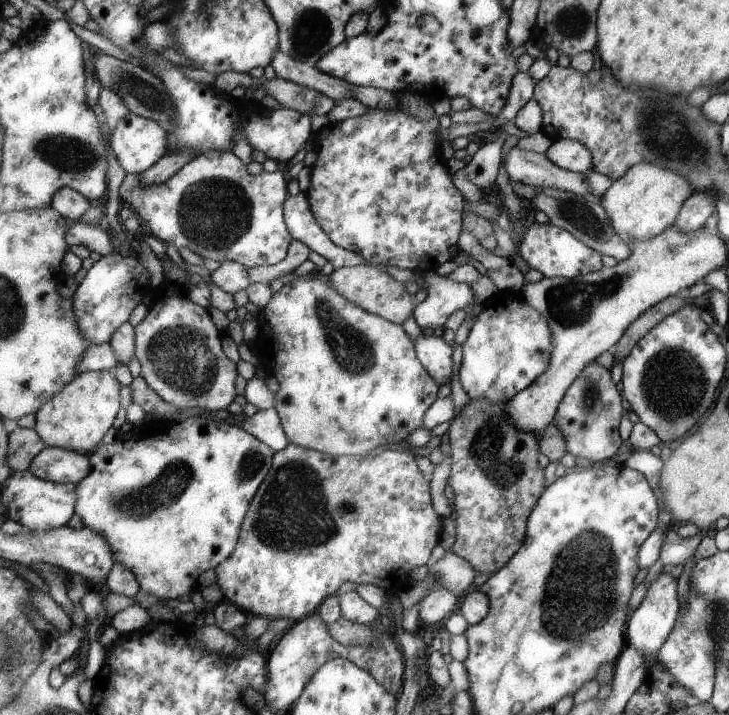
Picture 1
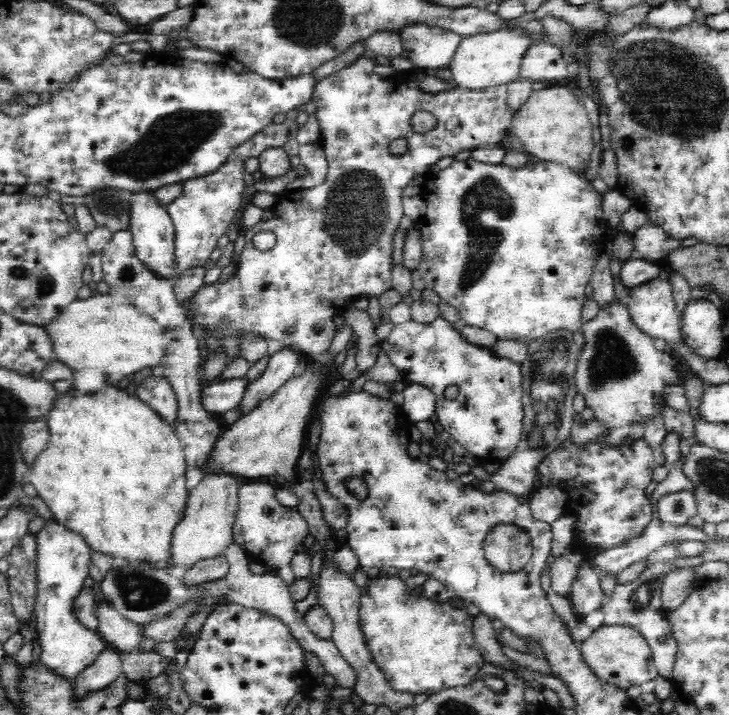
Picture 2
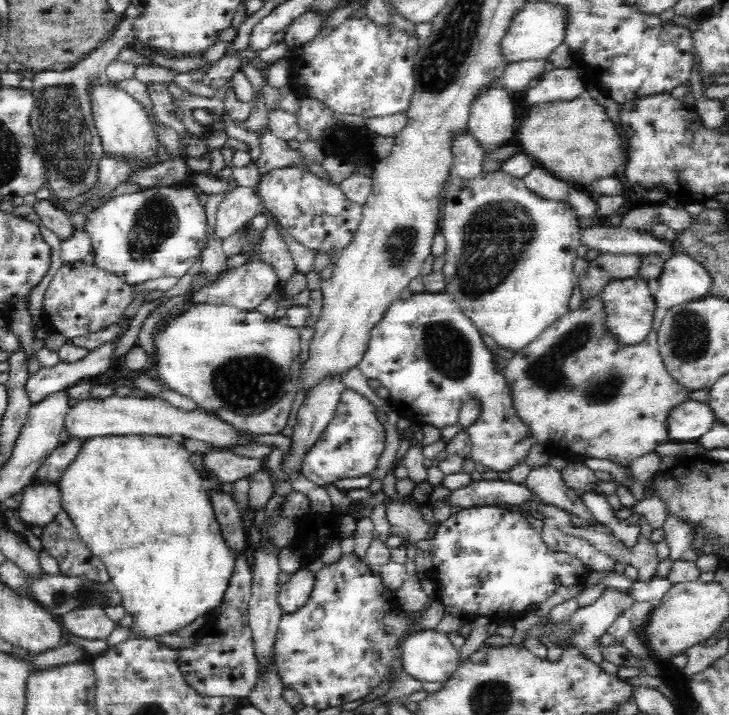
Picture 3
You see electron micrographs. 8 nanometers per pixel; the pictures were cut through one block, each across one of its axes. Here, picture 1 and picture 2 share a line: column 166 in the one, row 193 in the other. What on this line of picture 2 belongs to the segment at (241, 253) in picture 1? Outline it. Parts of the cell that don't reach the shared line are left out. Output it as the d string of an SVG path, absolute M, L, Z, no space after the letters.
M232 156L213 175L186 180L181 185L181 192L167 204L170 220L175 229L175 275L180 272L204 266L218 240L228 232L232 220L238 215L245 202L246 184L244 183L246 162L248 159Z

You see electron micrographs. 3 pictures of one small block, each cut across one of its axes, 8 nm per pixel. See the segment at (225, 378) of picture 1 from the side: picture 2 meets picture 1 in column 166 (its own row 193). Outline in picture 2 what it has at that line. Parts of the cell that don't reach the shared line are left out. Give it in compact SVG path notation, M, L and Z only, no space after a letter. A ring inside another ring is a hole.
M358 56L336 74L315 83L311 98L319 107L315 116L320 122L320 145L327 161L326 177L316 186L295 191L289 189L280 195L270 209L272 218L244 231L246 246L238 258L233 277L204 283L190 298L180 302L186 310L186 319L195 331L199 331L204 360L220 352L224 354L227 366L242 357L239 344L244 333L278 340L304 355L326 352L337 332L333 321L336 316L361 296L378 298L392 289L393 241L403 216L404 188L419 175L430 177L432 169L442 158L488 145L502 147L505 137L513 132L514 112L508 107L508 84L470 91L456 86L448 68L426 69L423 73L413 71L407 74L404 82L400 75L380 77L374 73L374 66L373 60ZM422 75L434 75L444 83L454 83L454 86L443 92L424 92L419 87ZM424 110L432 113L438 123L430 132L419 134L414 132L411 120L416 112ZM397 139L406 139L408 143L402 155L391 154L388 148ZM266 231L276 235L276 246L260 251L254 247L253 237Z

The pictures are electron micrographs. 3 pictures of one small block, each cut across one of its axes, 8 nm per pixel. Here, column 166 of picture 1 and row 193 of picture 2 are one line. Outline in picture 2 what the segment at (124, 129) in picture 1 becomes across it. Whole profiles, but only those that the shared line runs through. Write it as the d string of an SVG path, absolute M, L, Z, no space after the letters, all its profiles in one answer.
M149 190L131 193L130 232L133 239L134 254L147 269L170 283L175 275L175 229L166 207L160 205Z

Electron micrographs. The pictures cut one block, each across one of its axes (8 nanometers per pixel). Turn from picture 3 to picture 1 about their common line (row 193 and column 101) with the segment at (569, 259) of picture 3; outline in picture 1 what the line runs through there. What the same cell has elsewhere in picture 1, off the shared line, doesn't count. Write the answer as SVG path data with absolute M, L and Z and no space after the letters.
M190 416L182 422L160 423L156 425L141 424L137 432L133 432L127 440L116 440L104 446L97 446L92 453L88 455L90 459L91 470L85 478L79 480L76 485L77 500L75 512L81 519L83 527L101 534L111 550L112 564L122 564L123 568L132 571L139 583L141 592L153 594L156 600L175 600L177 596L189 594L195 588L199 588L197 578L199 574L215 569L220 562L233 552L239 538L239 526L243 522L245 512L249 506L249 501L253 494L257 492L257 487L261 484L265 474L272 466L273 450L242 428L227 424L223 420L214 421L210 418L200 416Z

